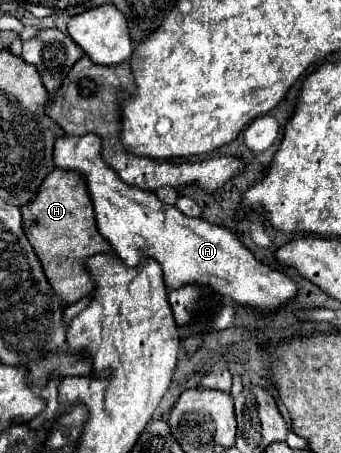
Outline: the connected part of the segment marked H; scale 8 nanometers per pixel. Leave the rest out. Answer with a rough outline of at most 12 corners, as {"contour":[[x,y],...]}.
{"contour":[[53,169],[21,209],[65,301],[95,289],[85,261],[113,253],[85,177]]}

